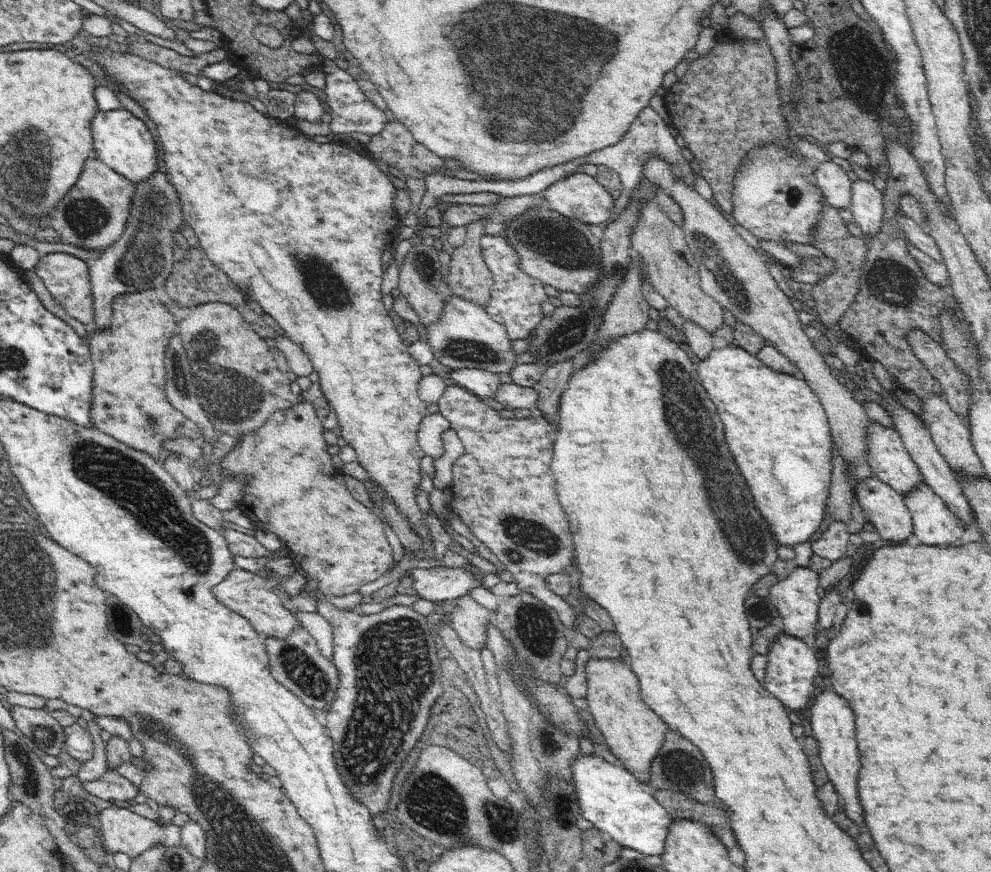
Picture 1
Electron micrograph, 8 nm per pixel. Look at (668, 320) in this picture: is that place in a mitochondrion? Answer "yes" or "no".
no

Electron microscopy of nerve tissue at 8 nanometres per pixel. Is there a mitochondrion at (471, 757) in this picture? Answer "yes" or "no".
no

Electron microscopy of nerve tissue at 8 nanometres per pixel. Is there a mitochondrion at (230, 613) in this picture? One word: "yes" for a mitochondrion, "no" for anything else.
no

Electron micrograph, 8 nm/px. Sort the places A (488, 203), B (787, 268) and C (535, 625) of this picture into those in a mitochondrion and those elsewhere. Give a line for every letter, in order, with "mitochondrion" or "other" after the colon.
A: other
B: other
C: mitochondrion

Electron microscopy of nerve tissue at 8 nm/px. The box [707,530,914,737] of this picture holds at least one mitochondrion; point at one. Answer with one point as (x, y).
(761, 611)

